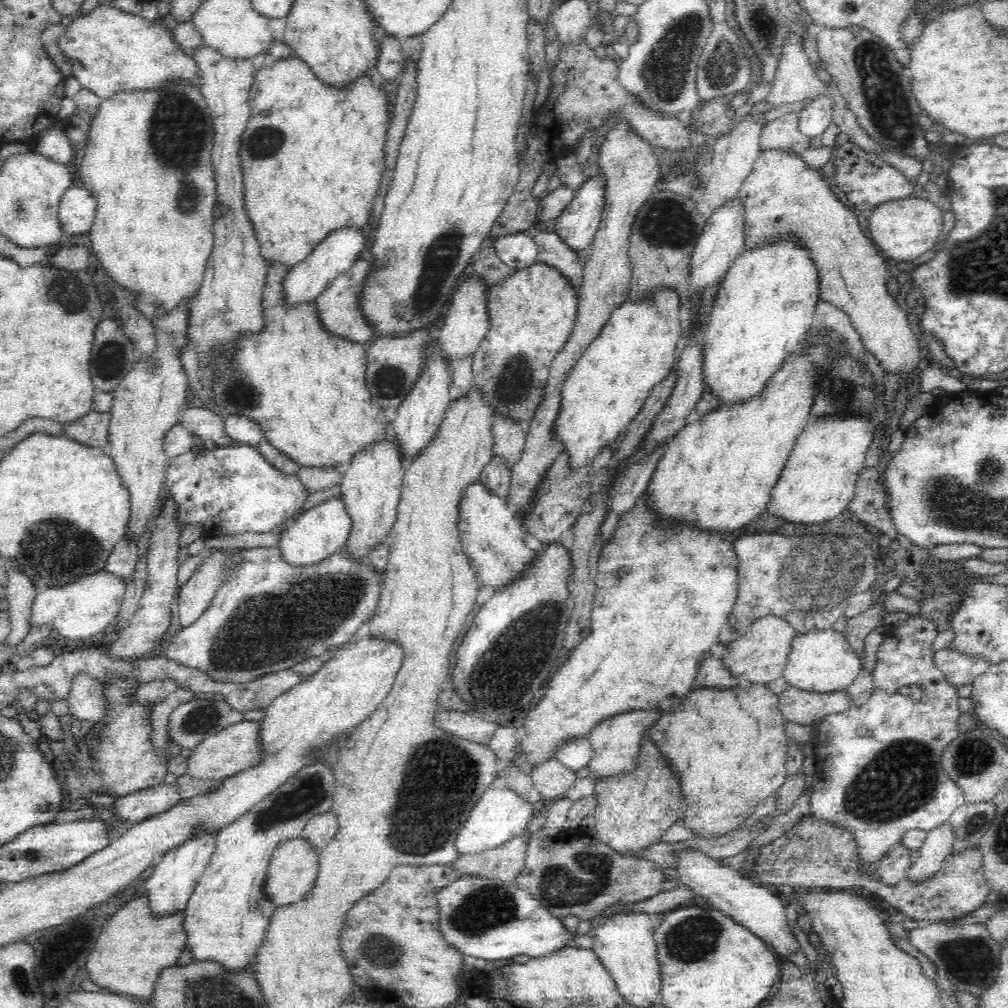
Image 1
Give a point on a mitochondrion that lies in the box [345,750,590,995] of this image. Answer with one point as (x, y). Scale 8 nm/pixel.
(489, 906)

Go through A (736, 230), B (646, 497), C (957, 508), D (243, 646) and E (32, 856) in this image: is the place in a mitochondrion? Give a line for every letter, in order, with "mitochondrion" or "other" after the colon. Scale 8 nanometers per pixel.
A: other
B: other
C: mitochondrion
D: mitochondrion
E: mitochondrion

